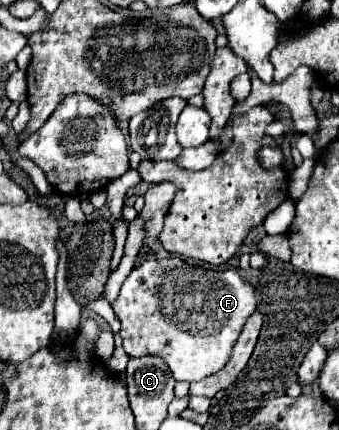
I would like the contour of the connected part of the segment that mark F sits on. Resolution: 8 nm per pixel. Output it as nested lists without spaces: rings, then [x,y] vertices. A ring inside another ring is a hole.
[[[180,257],[138,261],[112,303],[122,323],[120,337],[130,357],[162,357],[176,381],[200,381],[228,363],[244,321],[256,311],[258,299],[238,271],[194,267]]]

